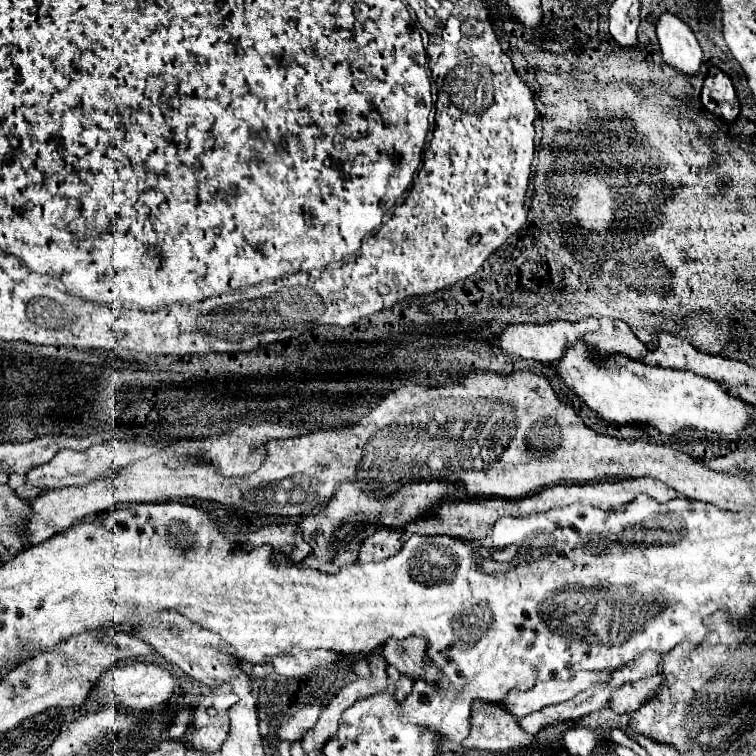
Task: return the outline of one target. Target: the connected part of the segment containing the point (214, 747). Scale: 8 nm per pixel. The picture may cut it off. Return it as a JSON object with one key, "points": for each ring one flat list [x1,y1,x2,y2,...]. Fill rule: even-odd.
{"points":[[195,714,193,718,193,738,191,744,195,750,211,754,217,752,229,736,229,716,225,714]]}

